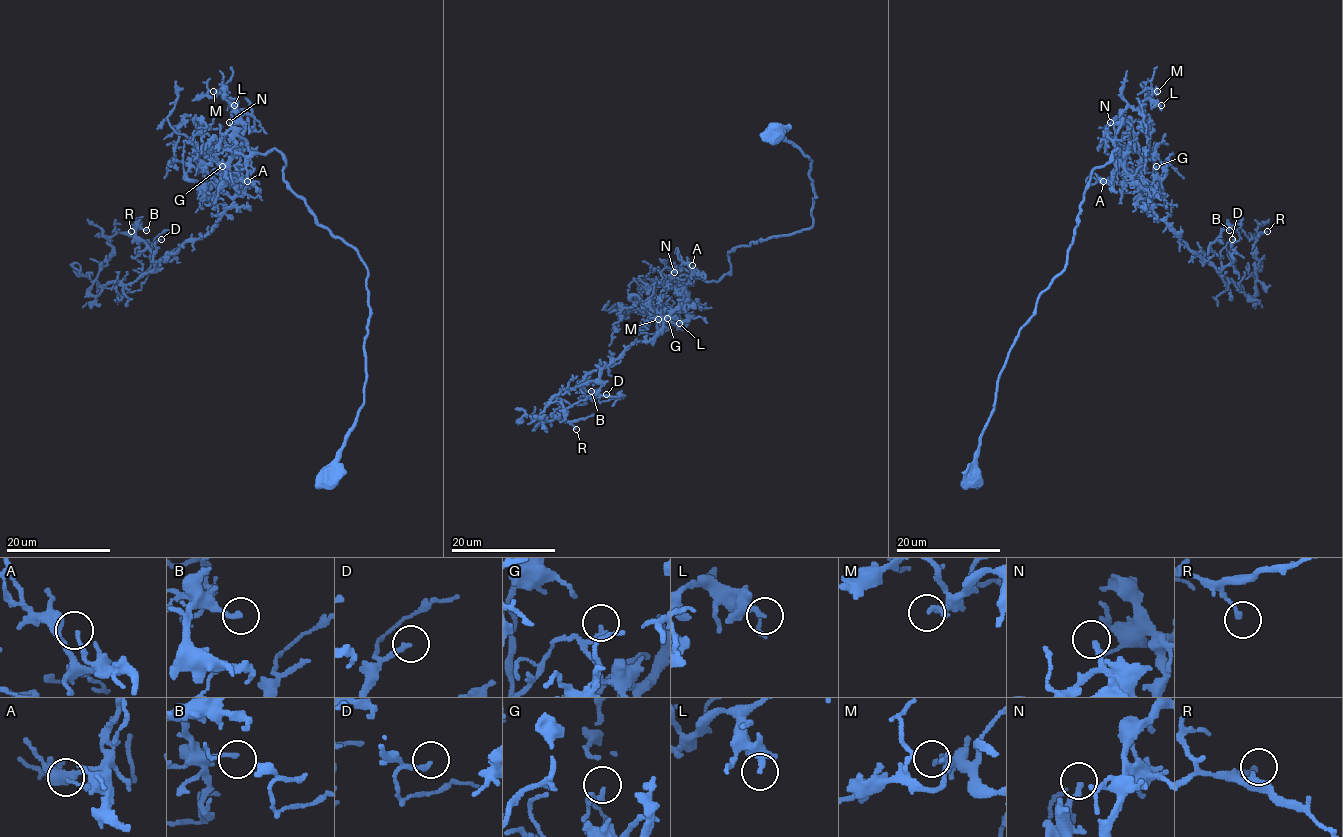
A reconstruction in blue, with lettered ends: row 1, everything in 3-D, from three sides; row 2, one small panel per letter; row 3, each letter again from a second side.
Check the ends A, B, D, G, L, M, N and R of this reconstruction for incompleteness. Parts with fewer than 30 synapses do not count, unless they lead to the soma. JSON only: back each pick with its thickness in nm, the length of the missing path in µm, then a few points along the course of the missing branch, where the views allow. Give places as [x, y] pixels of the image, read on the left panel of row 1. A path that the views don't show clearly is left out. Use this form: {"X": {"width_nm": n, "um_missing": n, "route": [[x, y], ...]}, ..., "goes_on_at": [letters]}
{"N": {"width_nm": 200, "um_missing": 15, "route": [[229, 122], [222, 112], [213, 109], [195, 78]]}, "goes_on_at": ["N"]}

